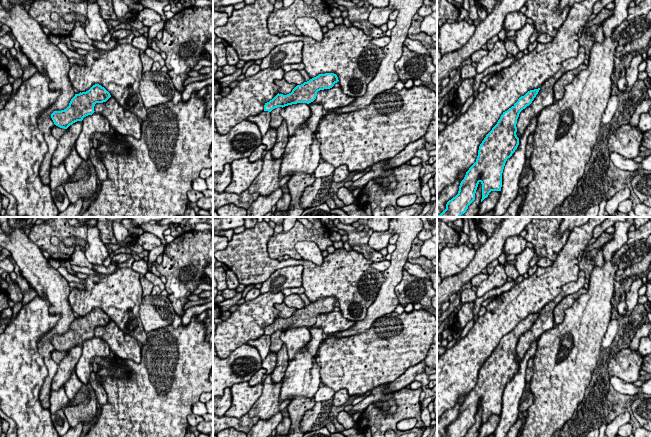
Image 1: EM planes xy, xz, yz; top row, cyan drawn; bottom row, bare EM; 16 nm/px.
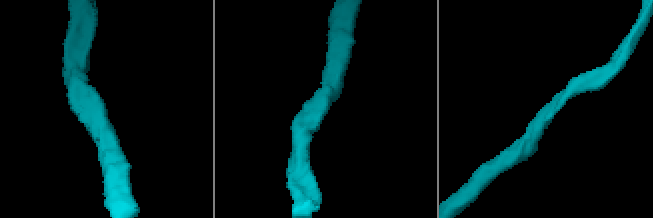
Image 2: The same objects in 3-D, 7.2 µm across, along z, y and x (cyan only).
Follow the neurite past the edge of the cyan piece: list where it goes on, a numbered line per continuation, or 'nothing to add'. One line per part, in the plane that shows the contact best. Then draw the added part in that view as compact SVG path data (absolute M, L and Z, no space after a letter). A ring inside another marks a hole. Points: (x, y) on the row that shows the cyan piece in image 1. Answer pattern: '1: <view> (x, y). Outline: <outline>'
1: yz (545, 97). Outline: M580 47L579 54L576 57L564 61L561 69L543 83L532 103L523 109L519 114L516 124L516 135L519 139L522 137L526 128L530 124L530 121L545 107L548 107L554 103L555 100L553 86L555 85L555 82L567 71L577 69L581 64L584 64L585 58L585 49L584 47Z

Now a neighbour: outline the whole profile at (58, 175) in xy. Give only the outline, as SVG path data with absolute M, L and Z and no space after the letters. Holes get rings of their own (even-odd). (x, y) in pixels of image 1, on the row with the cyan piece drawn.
M64 163L57 167L50 167L50 189L54 190L59 186L64 186L68 182L69 175L66 171Z

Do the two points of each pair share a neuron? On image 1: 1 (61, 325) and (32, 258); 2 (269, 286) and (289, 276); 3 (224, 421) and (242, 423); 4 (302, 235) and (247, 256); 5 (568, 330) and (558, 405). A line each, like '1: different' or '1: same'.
1: same
2: same
3: same
4: different
5: same

